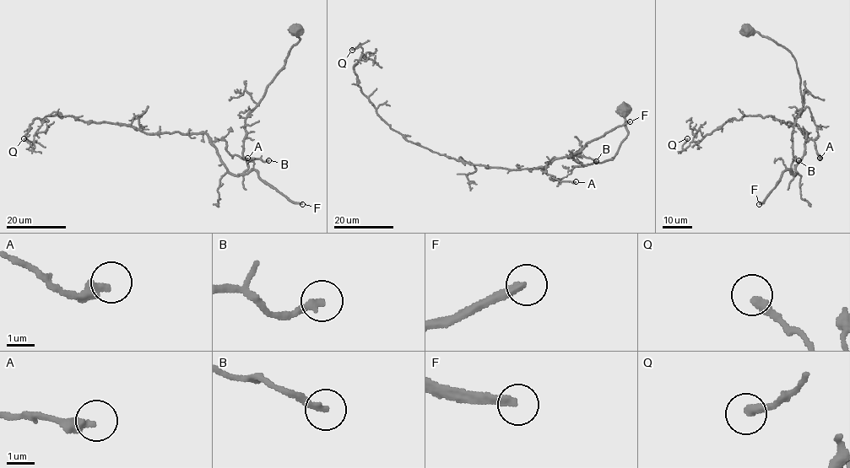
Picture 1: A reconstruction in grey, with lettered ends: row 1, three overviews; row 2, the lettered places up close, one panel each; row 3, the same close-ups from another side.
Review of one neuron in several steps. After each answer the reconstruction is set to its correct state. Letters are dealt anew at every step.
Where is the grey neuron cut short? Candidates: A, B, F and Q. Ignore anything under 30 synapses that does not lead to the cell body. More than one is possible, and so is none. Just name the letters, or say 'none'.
F

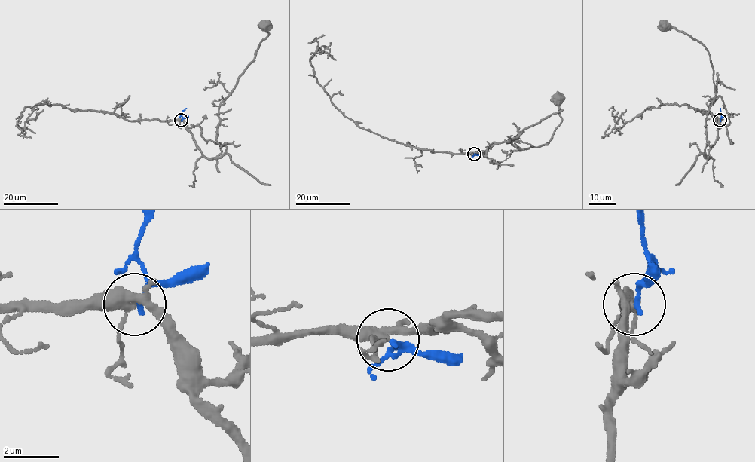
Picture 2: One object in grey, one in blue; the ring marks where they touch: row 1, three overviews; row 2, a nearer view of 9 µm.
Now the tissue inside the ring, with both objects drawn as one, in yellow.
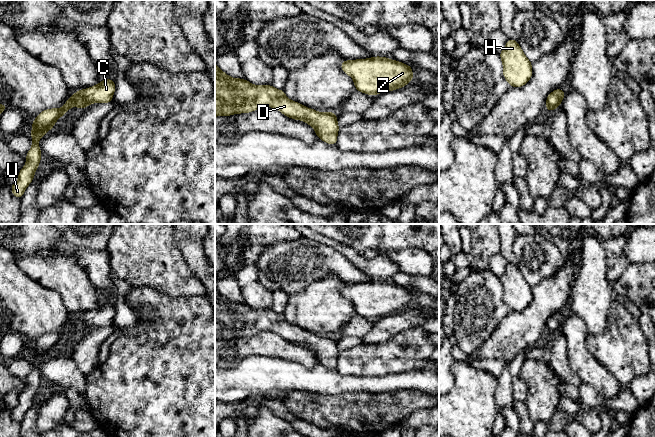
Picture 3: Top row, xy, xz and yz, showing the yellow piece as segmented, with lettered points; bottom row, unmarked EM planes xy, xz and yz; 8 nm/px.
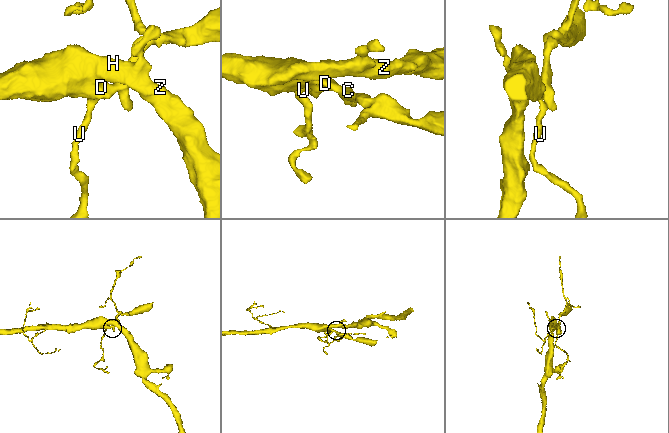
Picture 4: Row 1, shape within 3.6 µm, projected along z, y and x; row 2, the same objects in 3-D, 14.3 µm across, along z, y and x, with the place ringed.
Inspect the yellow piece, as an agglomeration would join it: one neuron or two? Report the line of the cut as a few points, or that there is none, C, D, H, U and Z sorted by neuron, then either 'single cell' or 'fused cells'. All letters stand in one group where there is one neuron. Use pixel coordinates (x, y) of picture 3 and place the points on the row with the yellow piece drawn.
cut none; groups C D H U Z; single cell

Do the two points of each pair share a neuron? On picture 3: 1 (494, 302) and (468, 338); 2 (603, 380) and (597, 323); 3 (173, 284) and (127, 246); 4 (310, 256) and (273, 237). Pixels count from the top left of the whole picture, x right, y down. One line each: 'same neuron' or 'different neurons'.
1: same neuron
2: different neurons
3: same neuron
4: different neurons

